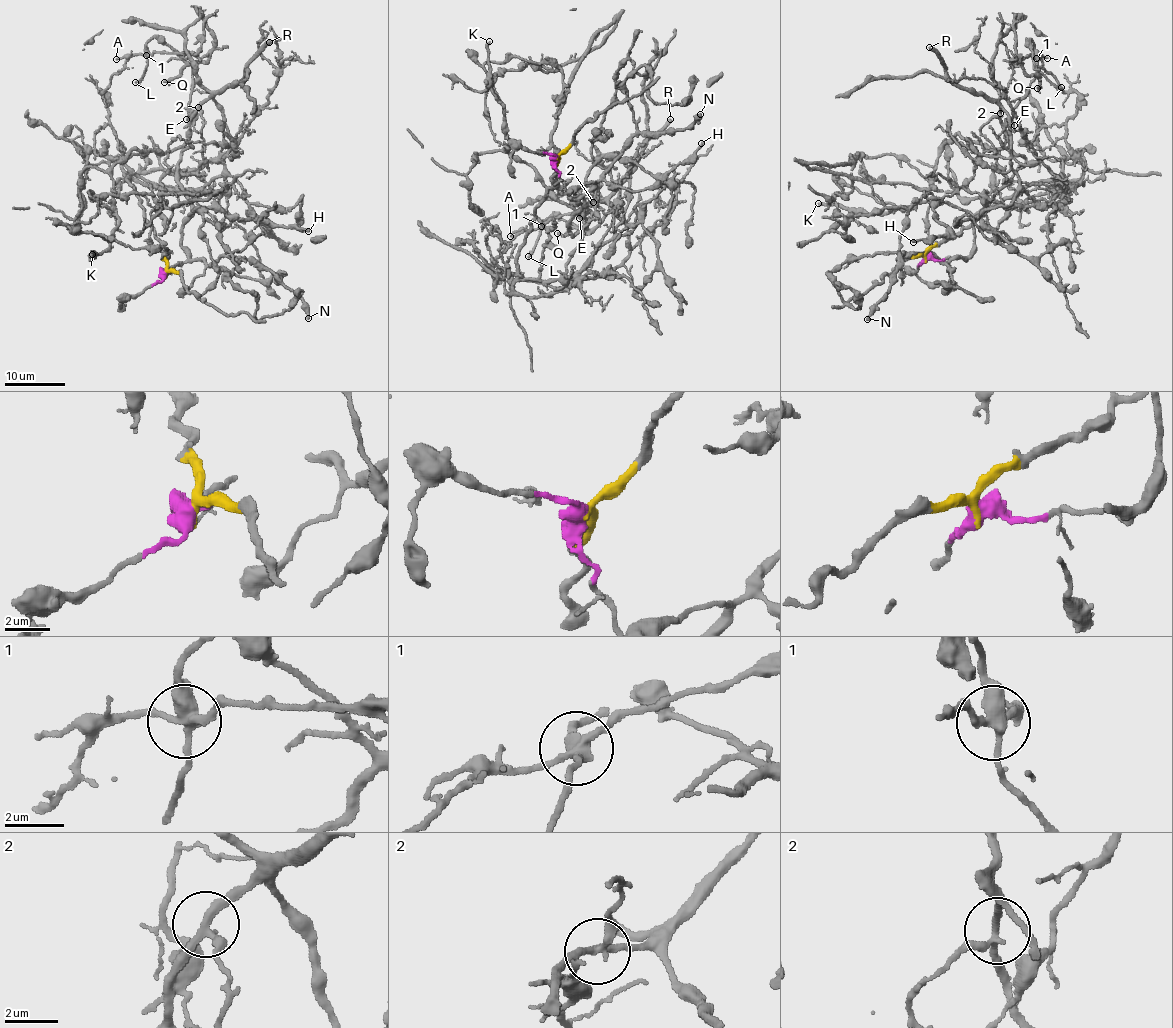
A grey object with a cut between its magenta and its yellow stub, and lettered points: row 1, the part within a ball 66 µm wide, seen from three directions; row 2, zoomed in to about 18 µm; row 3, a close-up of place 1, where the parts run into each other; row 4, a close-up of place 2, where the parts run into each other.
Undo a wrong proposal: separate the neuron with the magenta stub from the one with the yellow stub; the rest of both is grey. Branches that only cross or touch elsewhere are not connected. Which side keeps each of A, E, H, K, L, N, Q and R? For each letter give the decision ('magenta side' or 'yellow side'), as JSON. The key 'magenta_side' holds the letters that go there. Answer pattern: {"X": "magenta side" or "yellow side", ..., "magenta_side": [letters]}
{"A": "yellow side", "E": "magenta side", "H": "magenta side", "K": "magenta side", "L": "magenta side", "N": "magenta side", "Q": "magenta side", "R": "magenta side", "magenta_side": ["E", "H", "K", "L", "N", "Q", "R"]}

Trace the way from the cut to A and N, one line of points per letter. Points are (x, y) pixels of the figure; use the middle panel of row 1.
A: (556, 158), (511, 293), (510, 277), (501, 268), (497, 275), (493, 262), (521, 232), (511, 237)
N: (556, 158), (556, 170), (567, 193), (580, 199), (630, 140), (639, 134), (673, 134), (686, 128), (700, 114)

